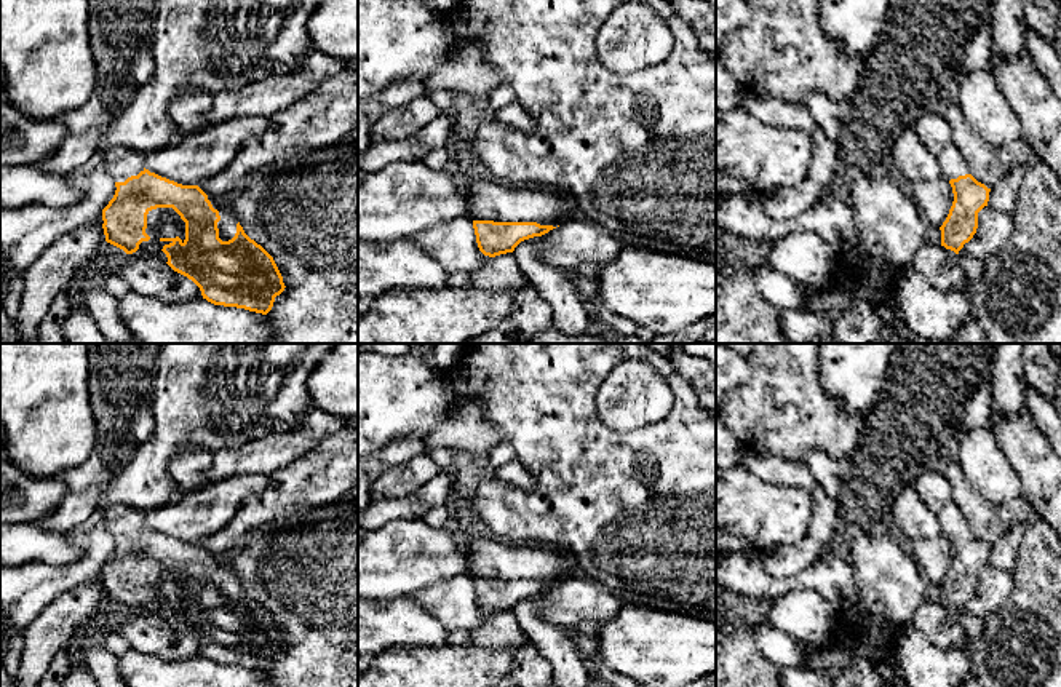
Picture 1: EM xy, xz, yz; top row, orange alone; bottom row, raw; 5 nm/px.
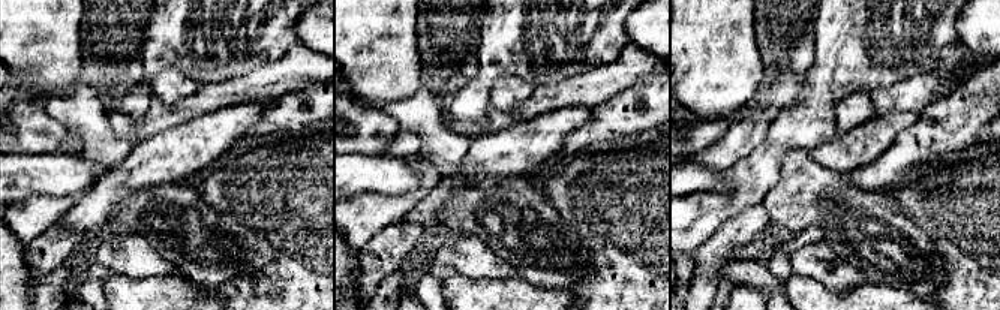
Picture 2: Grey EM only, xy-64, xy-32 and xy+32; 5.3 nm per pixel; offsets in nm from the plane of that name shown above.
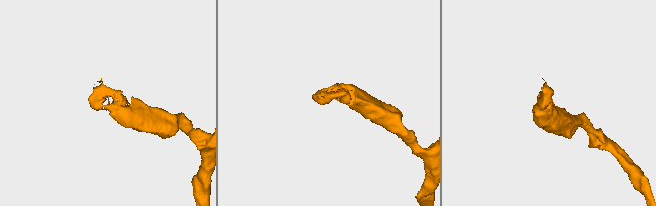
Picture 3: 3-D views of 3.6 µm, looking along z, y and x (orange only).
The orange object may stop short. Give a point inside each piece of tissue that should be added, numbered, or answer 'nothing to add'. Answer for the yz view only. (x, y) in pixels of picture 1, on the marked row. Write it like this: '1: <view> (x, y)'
1: yz (953, 165)

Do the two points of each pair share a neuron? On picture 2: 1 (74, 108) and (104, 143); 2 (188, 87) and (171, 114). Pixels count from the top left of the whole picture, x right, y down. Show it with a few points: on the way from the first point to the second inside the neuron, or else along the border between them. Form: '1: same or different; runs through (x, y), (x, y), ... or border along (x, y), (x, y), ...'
1: same; runs through (83, 117), (96, 134)
2: different; border along (201, 84), (174, 104), (164, 104), (152, 93)

